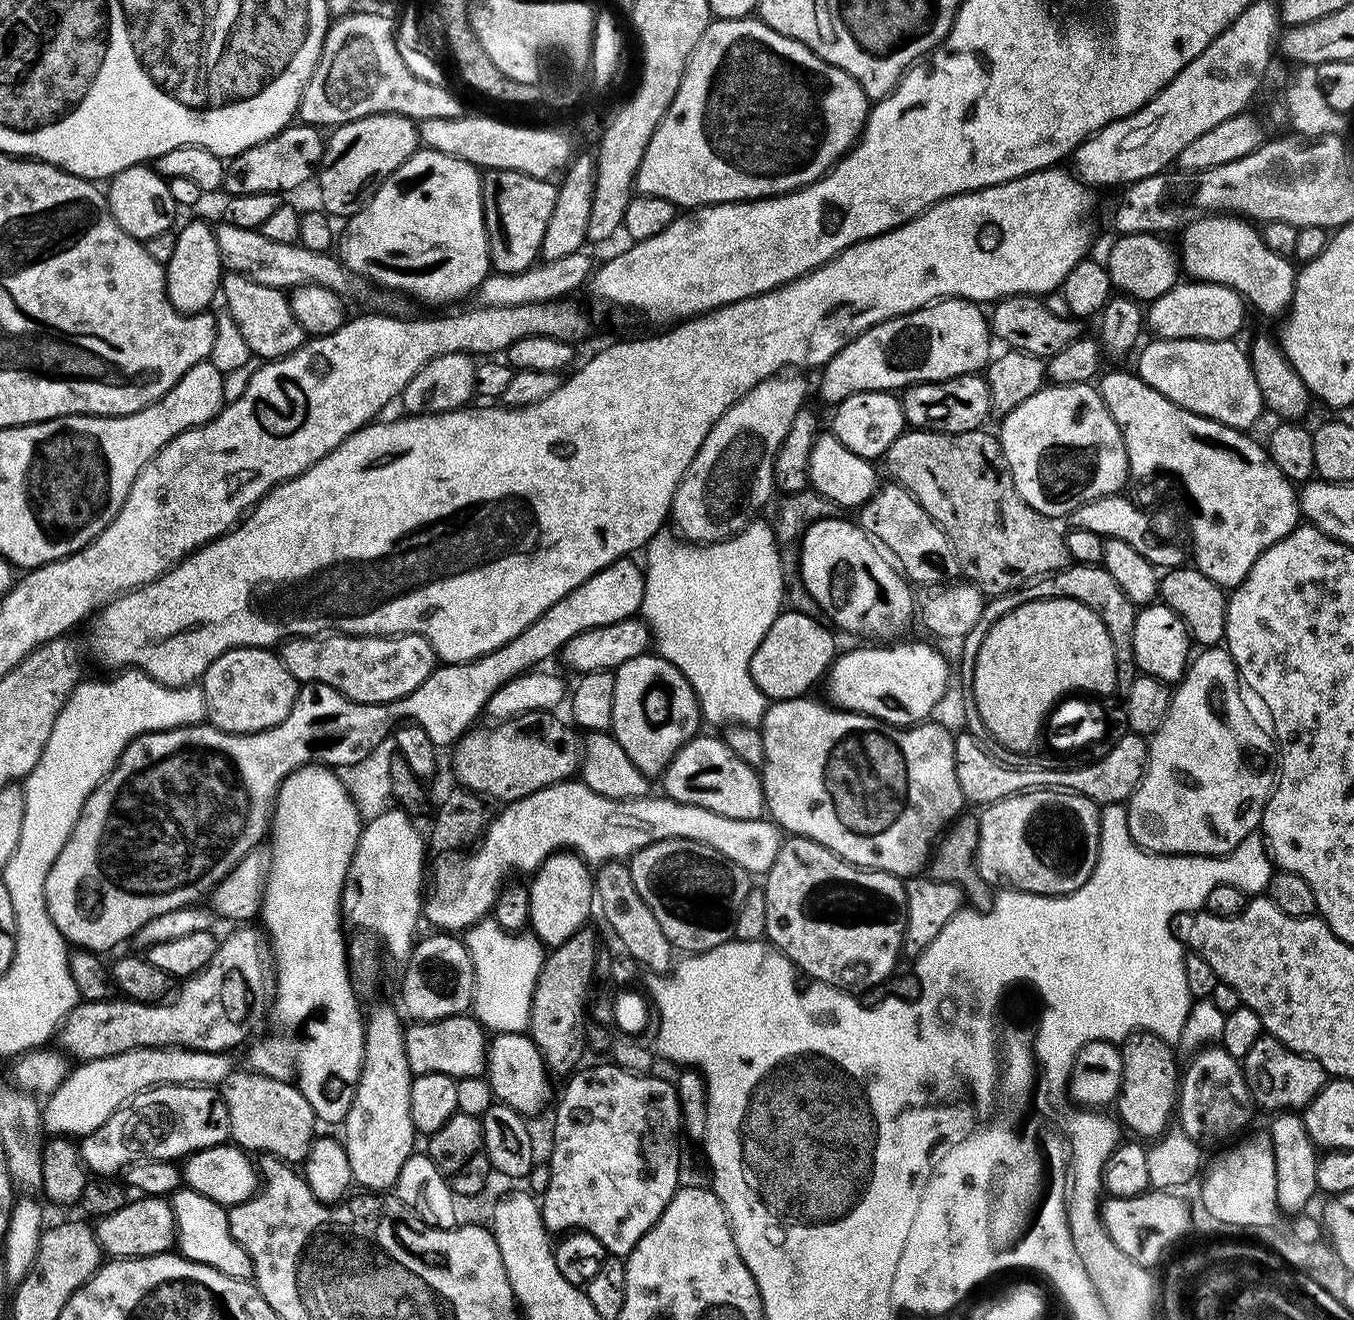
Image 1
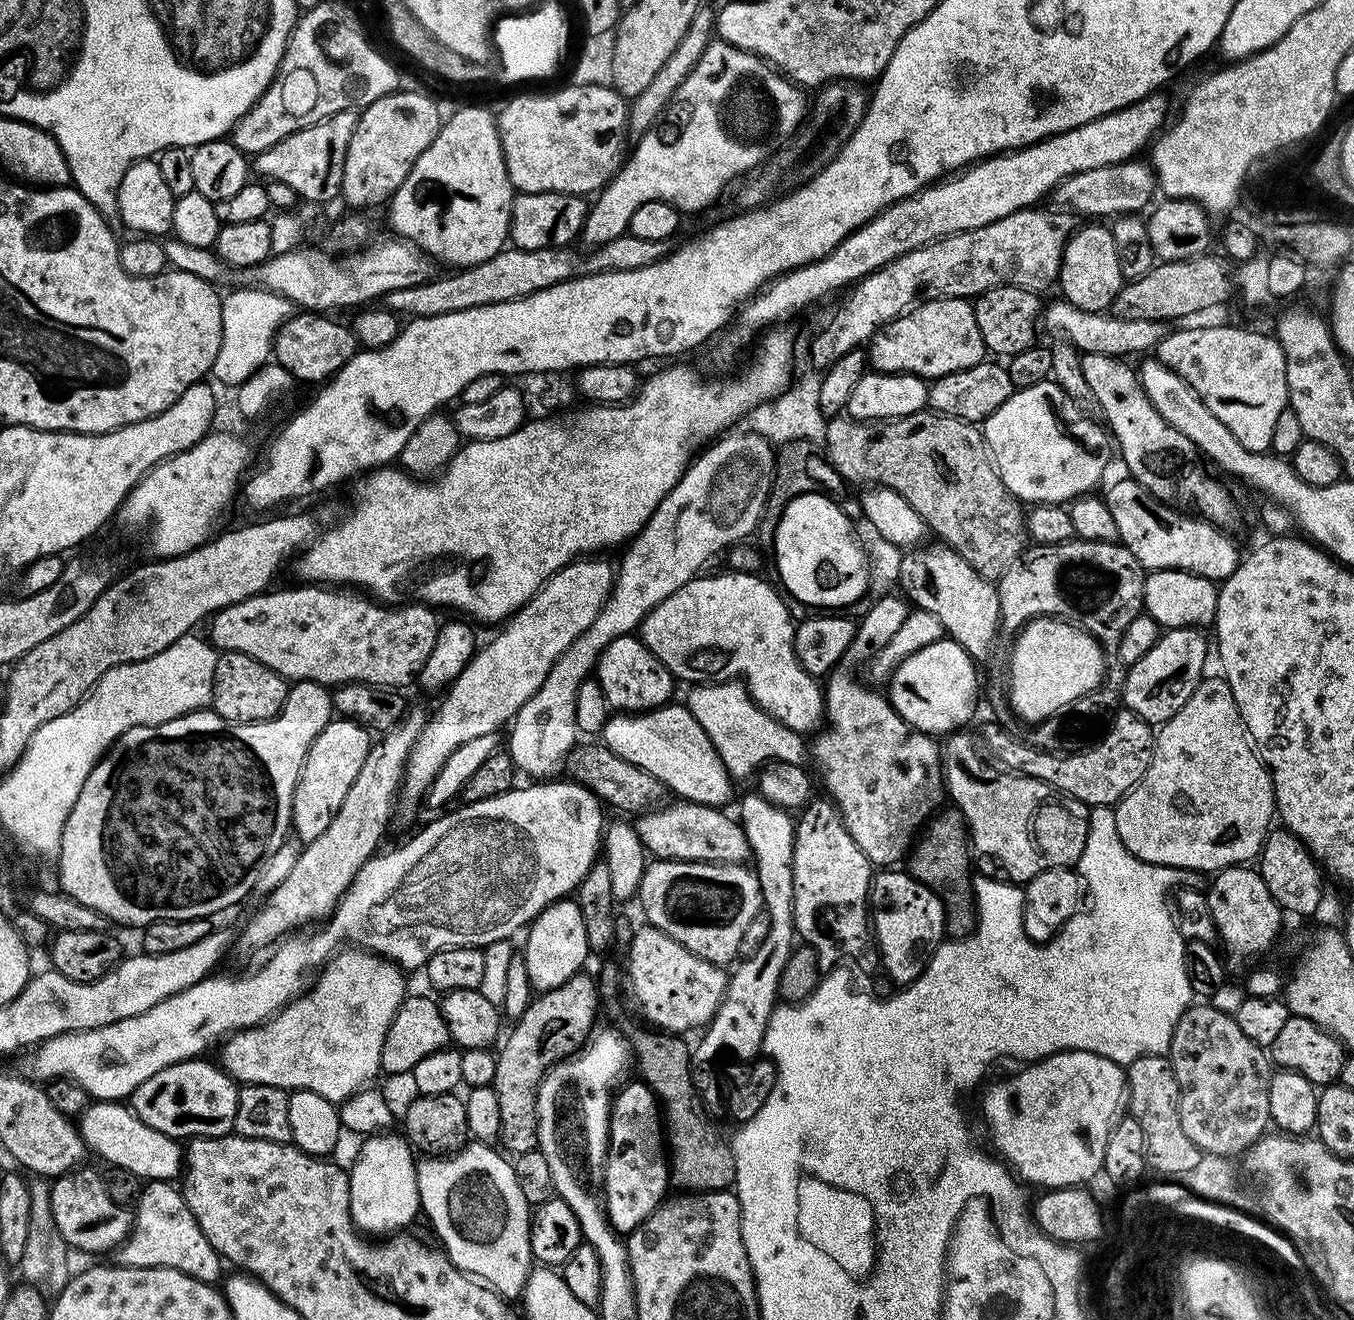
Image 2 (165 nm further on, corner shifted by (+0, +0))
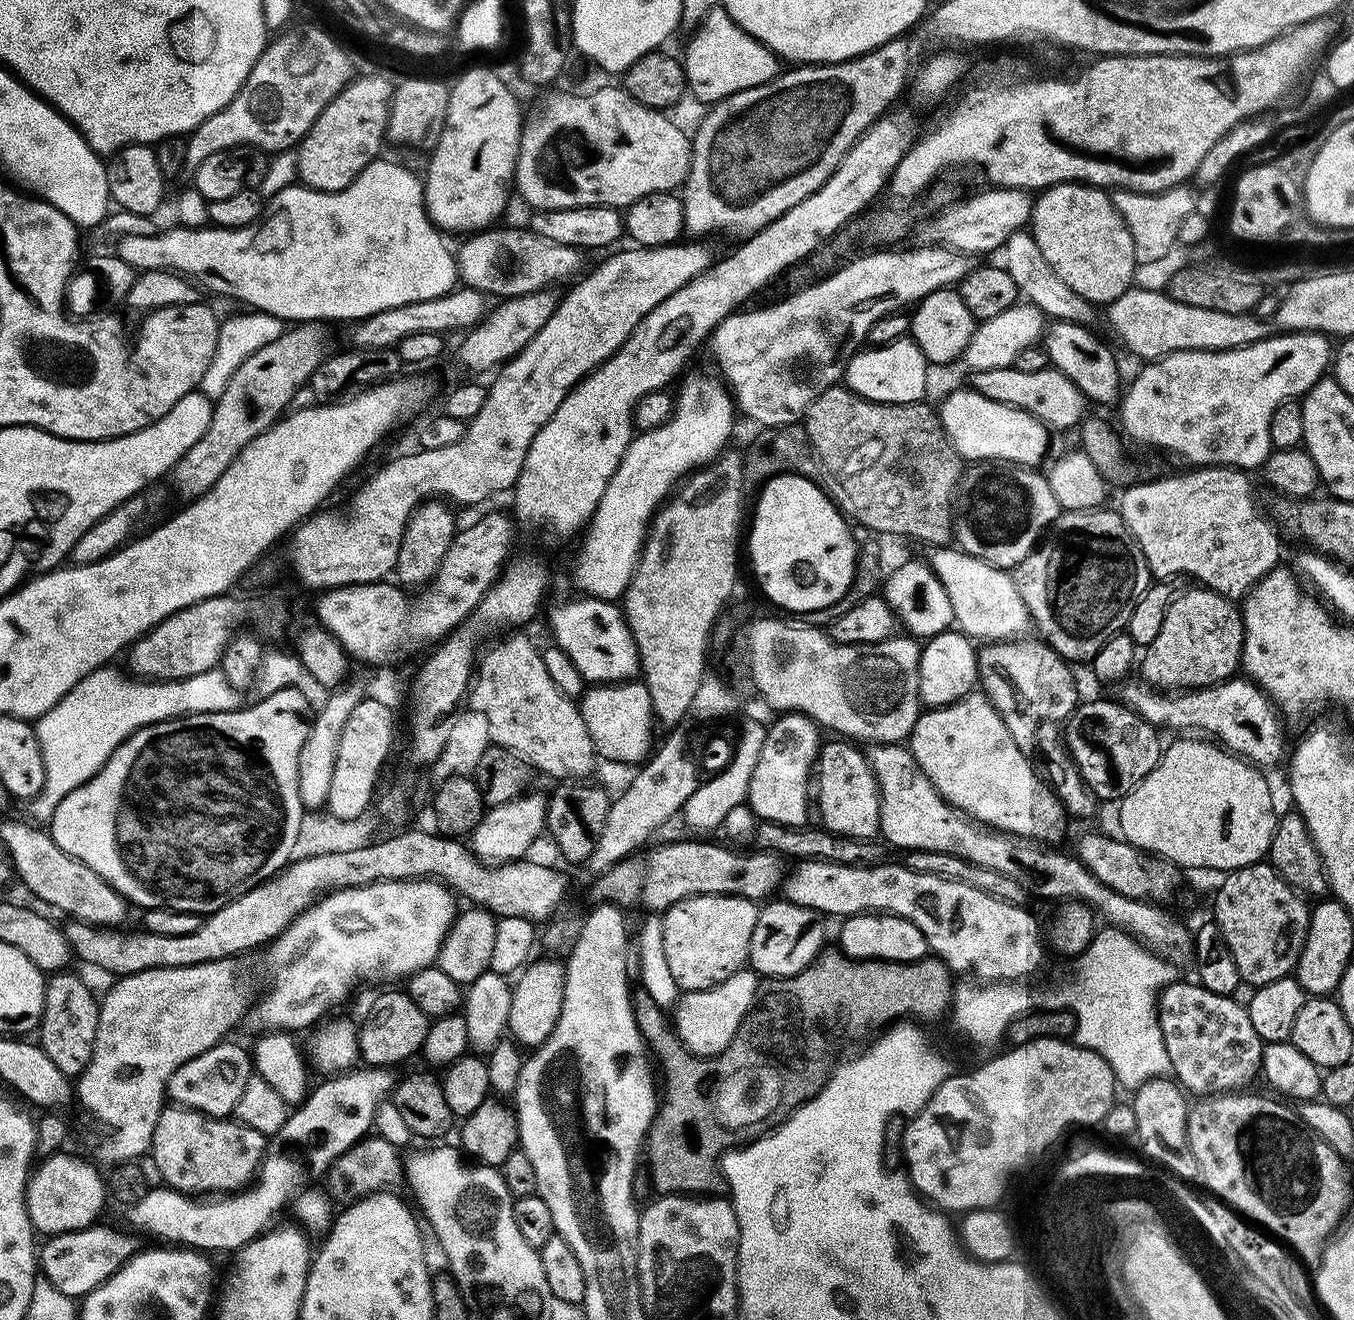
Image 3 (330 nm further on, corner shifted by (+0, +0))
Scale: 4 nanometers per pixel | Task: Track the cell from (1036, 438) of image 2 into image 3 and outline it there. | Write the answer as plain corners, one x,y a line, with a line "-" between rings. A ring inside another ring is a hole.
964,386
961,392
950,393
941,404
938,404
938,415
940,424
948,435
948,443
965,461
998,460
1012,466
1040,466
1048,452
1050,429
1047,424
1021,408
1011,408
1002,402
990,402
990,398
973,392
971,387

